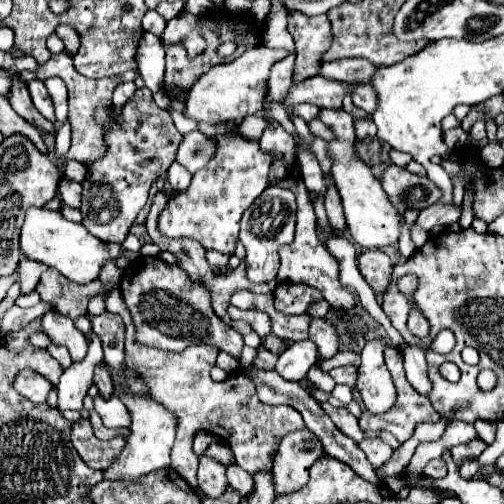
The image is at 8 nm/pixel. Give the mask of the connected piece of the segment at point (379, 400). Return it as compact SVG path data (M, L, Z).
M368 341L362 349L362 363L358 367L358 391L368 413L378 415L392 409L396 390L384 364L384 341Z

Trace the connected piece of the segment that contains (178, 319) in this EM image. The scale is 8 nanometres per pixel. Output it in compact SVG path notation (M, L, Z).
M140 257L130 261L122 273L120 291L136 323L136 337L140 343L164 351L180 351L194 343L208 343L236 359L240 357L244 347L242 335L220 321L212 309L210 293L204 289L204 285L192 281L188 273L176 265L168 265L158 257Z

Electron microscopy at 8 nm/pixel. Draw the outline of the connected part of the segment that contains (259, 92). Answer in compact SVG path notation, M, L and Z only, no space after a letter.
M266 45L246 49L232 63L216 65L208 73L204 73L194 87L188 91L188 101L184 115L196 119L200 123L220 123L220 121L236 121L248 115L256 115L262 109L270 69L276 61L282 61L288 55L286 49L268 49Z

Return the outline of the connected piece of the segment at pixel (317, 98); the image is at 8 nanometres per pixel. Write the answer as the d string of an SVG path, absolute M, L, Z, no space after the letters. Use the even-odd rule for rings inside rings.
M310 77L304 85L292 85L288 97L284 99L284 107L292 107L298 103L314 103L322 109L342 107L342 99L348 93L348 87L340 81L332 81L326 77Z

